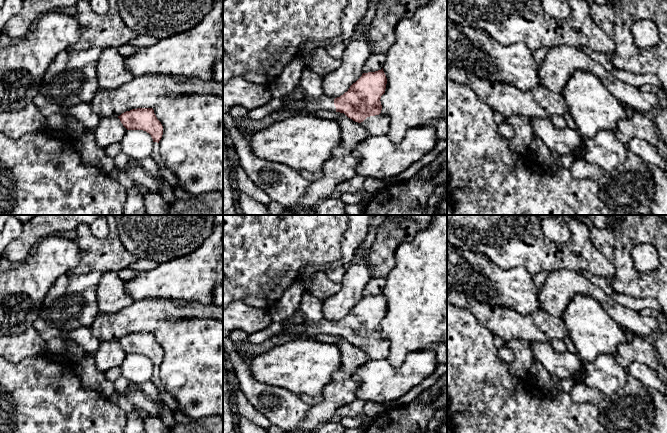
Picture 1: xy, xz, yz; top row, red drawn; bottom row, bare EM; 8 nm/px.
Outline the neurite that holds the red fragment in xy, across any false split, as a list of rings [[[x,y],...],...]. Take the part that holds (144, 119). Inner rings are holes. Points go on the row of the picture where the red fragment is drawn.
[[[137,108],[118,116],[127,130],[143,130],[149,133],[153,142],[159,143],[163,135],[163,126],[157,119],[153,108]]]

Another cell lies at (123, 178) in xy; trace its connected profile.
[[[120,171],[118,181],[126,190],[135,186],[134,181],[124,171]]]

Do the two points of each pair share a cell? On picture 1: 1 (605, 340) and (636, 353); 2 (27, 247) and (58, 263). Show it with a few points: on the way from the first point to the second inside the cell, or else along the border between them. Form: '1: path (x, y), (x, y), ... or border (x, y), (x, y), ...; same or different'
1: border (626, 340), (619, 345), (612, 355); different
2: border (52, 235), (44, 237), (21, 263); different

